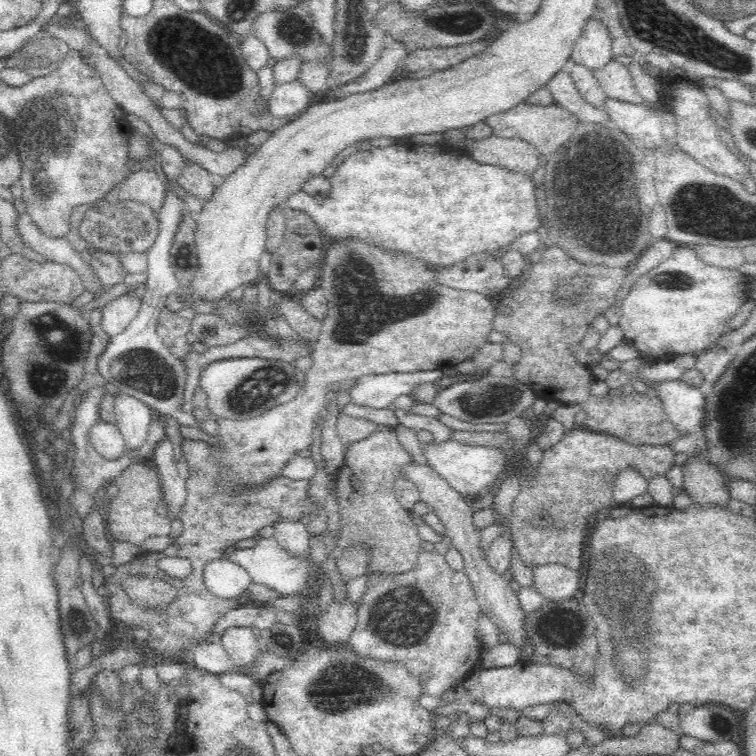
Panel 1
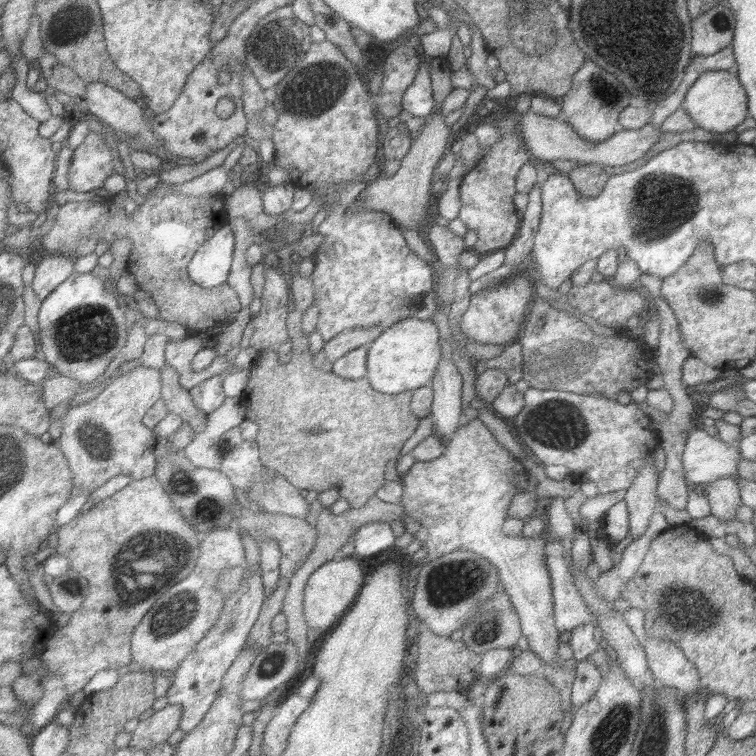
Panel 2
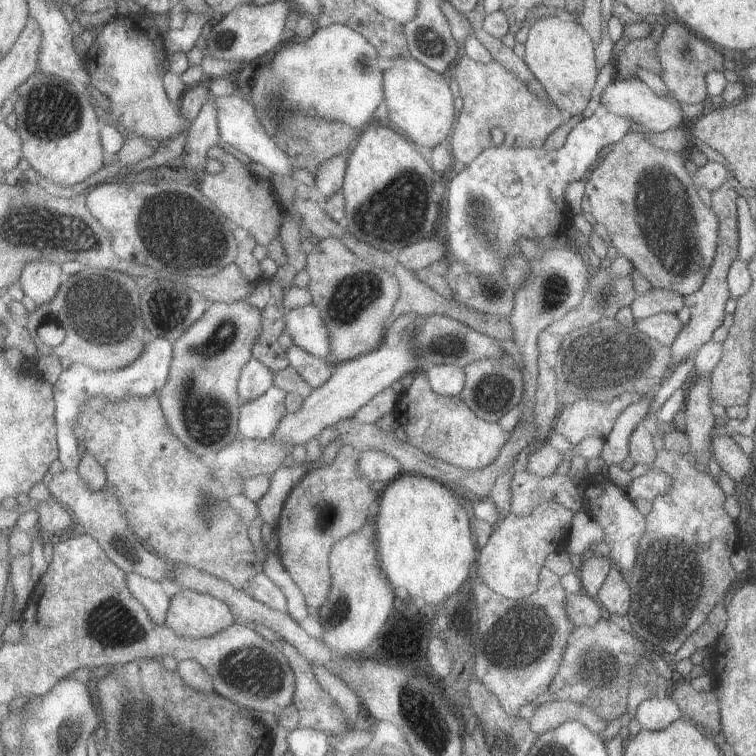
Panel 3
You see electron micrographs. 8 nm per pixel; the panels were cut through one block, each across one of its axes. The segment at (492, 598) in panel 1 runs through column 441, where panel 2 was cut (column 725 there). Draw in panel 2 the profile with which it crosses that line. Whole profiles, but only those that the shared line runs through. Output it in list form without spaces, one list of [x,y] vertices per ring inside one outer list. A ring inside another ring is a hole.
[[[721,476],[703,486],[703,494],[711,506],[711,516],[729,520],[735,518],[735,508],[741,504],[741,492],[737,486],[739,476]]]

